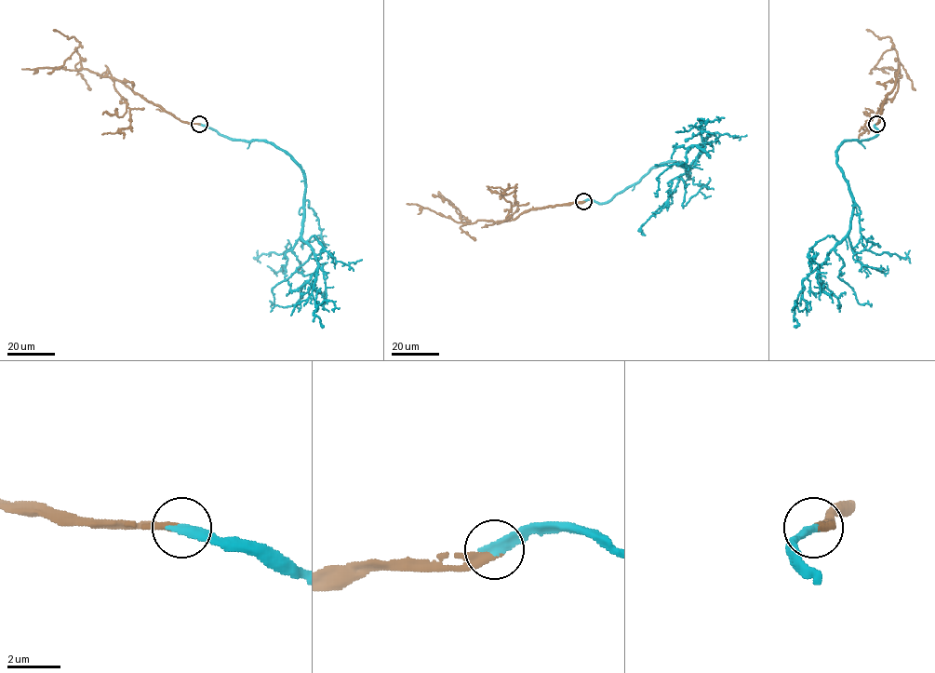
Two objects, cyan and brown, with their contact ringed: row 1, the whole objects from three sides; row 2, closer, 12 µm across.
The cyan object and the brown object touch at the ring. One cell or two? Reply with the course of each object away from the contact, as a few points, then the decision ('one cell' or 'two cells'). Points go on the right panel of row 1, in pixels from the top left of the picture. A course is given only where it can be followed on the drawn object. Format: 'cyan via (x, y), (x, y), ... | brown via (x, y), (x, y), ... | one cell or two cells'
cyan via (875, 124), (875, 135), (845, 141), (836, 151), (852, 198), (851, 228), (819, 270), (839, 312) | brown via (875, 124), (883, 100), (894, 87), (895, 73), (899, 69), (897, 53), (890, 38), (879, 38), (866, 30) | one cell

